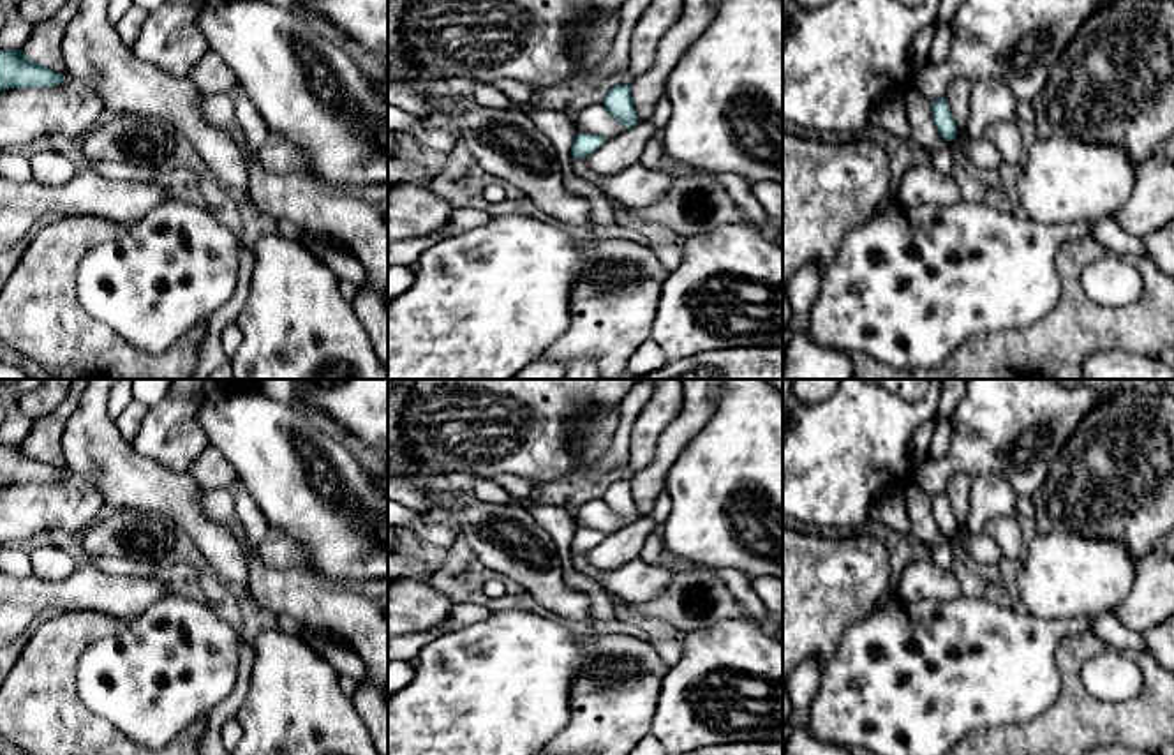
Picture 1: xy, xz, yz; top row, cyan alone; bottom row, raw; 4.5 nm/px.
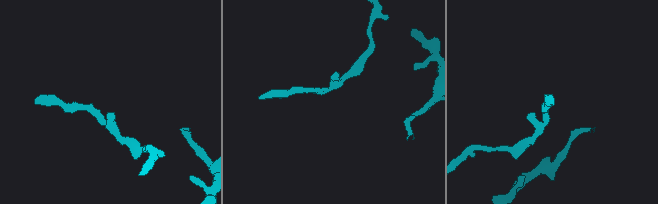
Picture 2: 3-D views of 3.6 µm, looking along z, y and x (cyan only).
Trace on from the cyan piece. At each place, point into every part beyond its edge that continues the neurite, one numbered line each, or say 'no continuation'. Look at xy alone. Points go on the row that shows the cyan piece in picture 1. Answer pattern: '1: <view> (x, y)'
no continuation

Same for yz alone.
no continuation

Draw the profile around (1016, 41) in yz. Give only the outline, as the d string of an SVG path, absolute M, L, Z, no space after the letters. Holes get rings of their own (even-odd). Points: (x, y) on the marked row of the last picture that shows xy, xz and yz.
M964 0L950 21L948 67L971 83L982 78L1005 81L1019 102L1031 102L1045 86L1061 53L1082 23L1107 0Z

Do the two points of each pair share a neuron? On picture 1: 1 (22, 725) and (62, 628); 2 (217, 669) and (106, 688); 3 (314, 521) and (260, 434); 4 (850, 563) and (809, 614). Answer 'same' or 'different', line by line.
1: same
2: same
3: same
4: same

